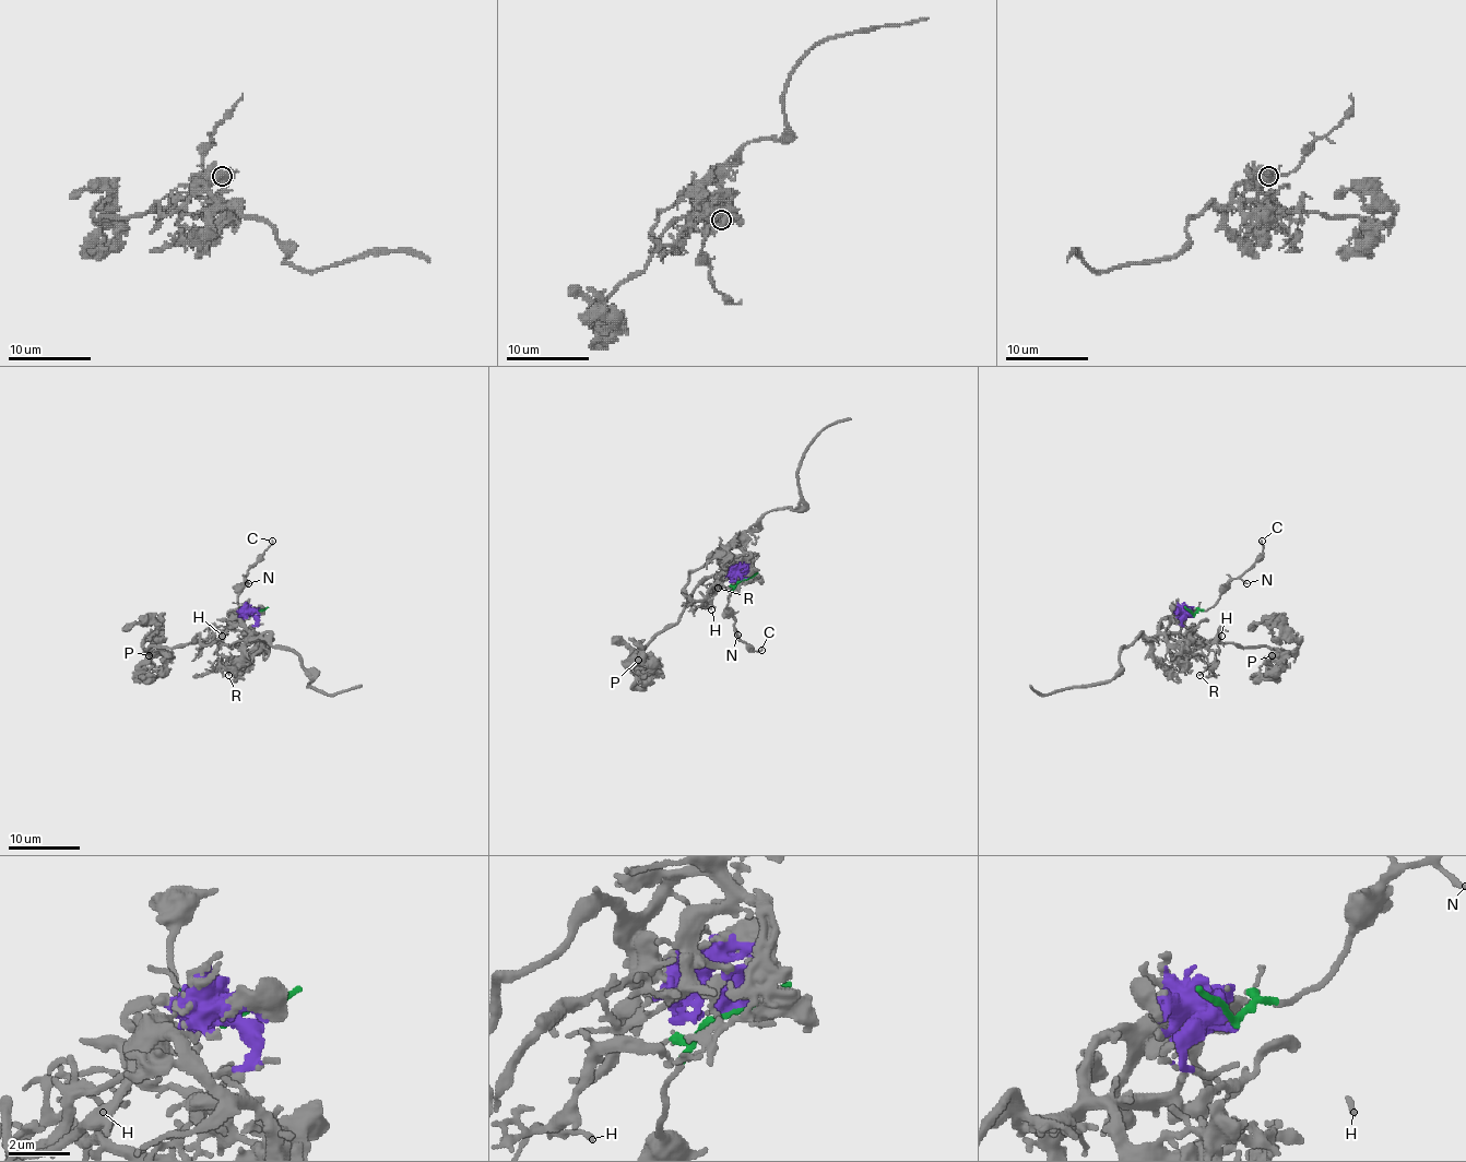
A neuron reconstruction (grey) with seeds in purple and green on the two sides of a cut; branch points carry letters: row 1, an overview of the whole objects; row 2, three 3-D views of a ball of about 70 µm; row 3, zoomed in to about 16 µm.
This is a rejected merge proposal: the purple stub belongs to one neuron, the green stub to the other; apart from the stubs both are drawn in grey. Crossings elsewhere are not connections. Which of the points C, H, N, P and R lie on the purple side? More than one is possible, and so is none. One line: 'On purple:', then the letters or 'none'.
On purple: H, P, R

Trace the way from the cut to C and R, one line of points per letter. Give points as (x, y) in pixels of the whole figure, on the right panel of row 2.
C: (1190, 613), (1209, 607), (1233, 579), (1256, 561), (1263, 549), (1262, 541)
R: (1190, 612), (1181, 627), (1166, 635), (1167, 647), (1175, 660), (1200, 657), (1206, 661), (1208, 666), (1200, 675)

